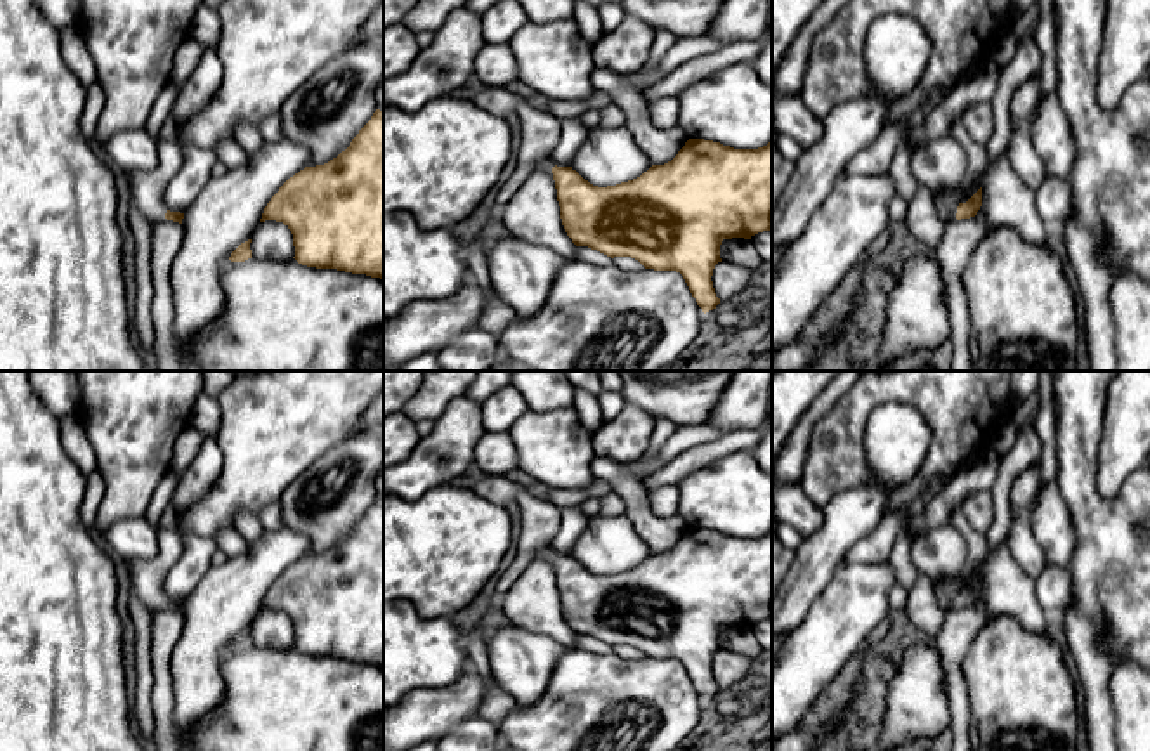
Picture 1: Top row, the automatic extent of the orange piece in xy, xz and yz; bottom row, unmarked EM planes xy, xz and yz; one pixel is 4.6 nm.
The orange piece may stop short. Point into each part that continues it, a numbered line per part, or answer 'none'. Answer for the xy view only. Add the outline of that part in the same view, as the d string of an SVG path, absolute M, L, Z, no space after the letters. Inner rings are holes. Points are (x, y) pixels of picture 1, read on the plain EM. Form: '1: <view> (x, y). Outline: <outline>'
1: xy (148, 576). Outline: M177 529L158 531L158 552L147 560L128 560L132 591L151 609L163 609L167 602L165 578L184 550Z

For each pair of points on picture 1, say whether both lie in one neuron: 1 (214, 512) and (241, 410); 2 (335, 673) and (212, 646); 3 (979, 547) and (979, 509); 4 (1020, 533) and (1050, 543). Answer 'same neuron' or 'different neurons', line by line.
1: same neuron
2: different neurons
3: different neurons
4: different neurons

